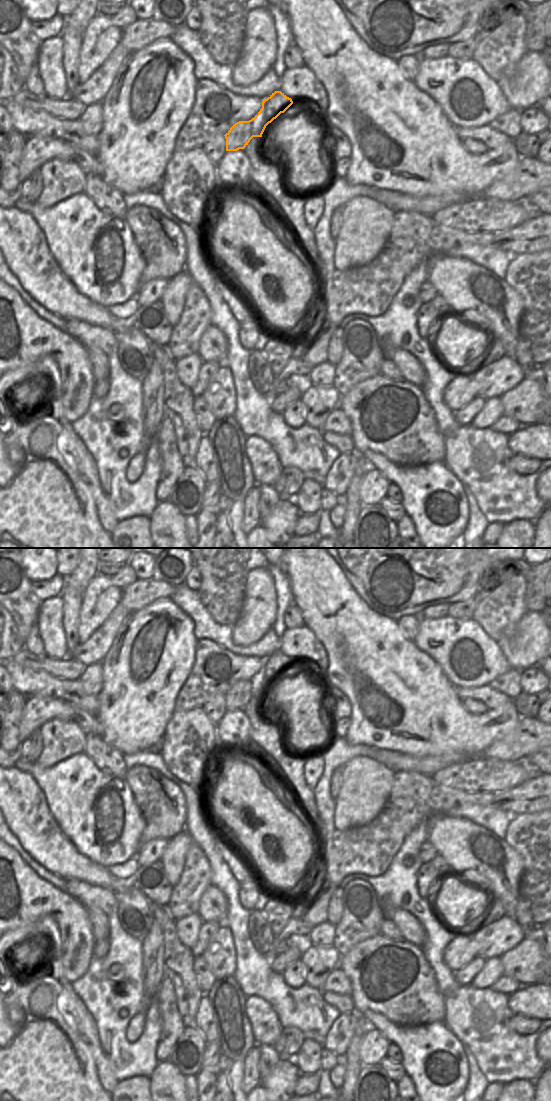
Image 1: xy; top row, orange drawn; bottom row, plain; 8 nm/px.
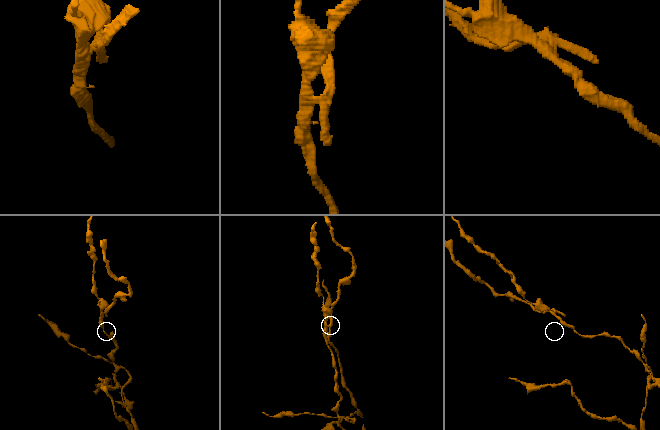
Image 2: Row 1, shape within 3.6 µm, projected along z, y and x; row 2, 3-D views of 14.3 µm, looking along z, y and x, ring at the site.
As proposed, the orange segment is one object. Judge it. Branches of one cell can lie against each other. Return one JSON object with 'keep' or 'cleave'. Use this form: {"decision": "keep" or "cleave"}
{"decision": "cleave"}

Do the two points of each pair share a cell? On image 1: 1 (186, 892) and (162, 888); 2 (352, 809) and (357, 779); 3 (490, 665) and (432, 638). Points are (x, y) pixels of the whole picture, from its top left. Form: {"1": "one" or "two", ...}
{"1": "two", "2": "one", "3": "one"}

